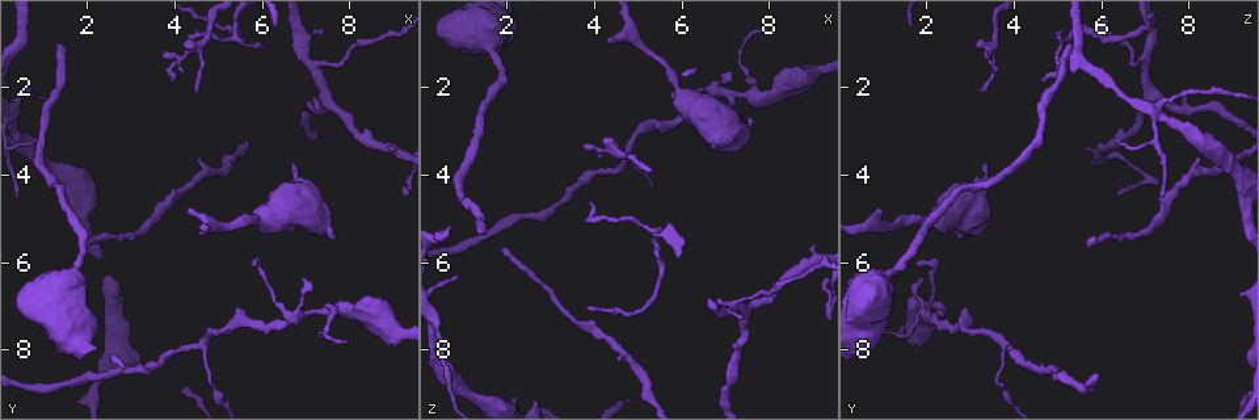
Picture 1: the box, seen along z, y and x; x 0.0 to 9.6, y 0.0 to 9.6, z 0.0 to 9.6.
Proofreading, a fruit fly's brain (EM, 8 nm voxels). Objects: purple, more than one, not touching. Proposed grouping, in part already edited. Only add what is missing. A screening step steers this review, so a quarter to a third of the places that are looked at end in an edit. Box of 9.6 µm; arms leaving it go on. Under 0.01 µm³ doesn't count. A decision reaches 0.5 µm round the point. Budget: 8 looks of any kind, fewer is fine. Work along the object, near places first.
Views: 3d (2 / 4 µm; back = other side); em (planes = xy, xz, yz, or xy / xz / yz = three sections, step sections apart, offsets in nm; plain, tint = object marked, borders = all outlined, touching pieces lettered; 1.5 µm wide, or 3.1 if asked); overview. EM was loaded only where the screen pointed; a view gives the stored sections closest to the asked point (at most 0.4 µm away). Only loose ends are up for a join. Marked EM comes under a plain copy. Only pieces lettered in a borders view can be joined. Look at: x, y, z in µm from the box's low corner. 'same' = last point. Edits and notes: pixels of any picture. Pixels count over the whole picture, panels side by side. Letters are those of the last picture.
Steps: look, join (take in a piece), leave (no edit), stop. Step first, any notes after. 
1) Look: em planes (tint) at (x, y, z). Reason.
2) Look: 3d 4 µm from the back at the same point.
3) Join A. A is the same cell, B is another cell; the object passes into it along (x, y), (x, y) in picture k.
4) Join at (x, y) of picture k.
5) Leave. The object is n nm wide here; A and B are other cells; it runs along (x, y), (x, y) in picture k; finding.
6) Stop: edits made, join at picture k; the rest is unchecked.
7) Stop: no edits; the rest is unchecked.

Look: 3d 4 µm from the back at (6.70, 3.75, 3.40). Branch stops here.

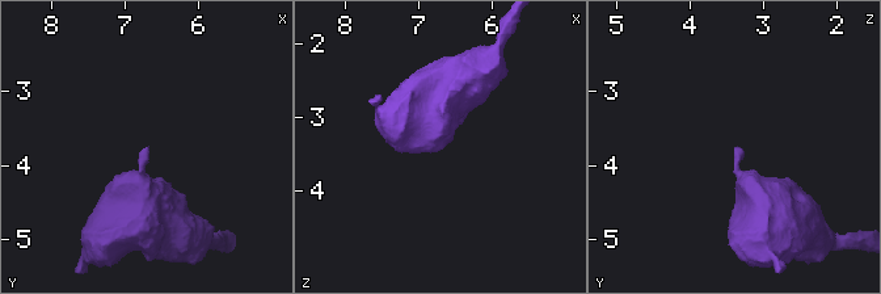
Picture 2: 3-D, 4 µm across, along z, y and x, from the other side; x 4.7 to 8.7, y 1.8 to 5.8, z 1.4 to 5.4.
Look: em xz step 8 (tint) at (6.70, 3.75, 3.40). Need the tissue.

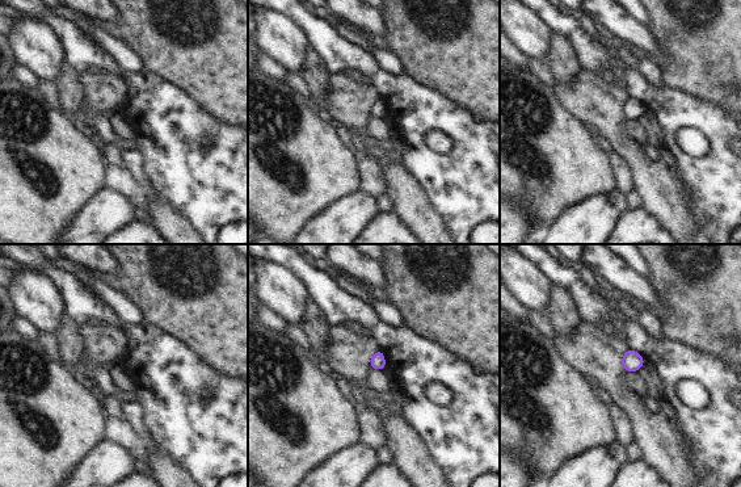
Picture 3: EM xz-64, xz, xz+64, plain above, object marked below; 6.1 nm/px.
Look: em planes (borders) at the same point. Cut it another way.

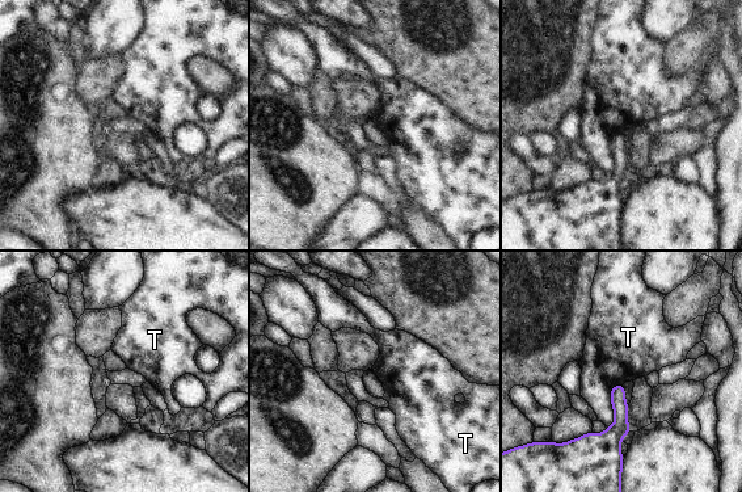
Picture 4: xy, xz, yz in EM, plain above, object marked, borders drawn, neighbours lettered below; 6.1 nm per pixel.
Leave. T is another cell; it runs along (619, 389), (620, 427), (611, 450) in picture 4; no lettered piece goes on from it.

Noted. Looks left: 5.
Look: 3d 2 µm at (5.80, 6.05, 1.75).

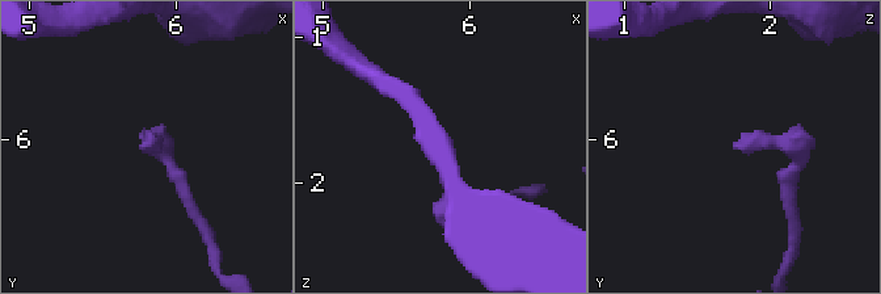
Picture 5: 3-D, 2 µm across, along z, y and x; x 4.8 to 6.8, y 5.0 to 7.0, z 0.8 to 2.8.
Look: em yz step 8 (borders) at (5.78, 6.06, 1.76).

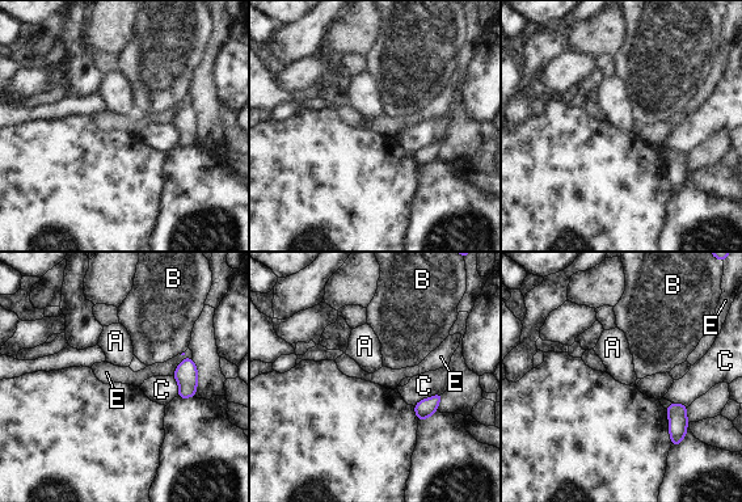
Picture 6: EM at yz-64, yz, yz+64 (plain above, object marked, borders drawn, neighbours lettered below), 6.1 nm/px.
Leave. A, B, C and E are other cells; a border runs along (192, 357), (186, 357), (171, 375) in picture 6; none of them fits.

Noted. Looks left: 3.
Look: 3d 4 µm from the back at (2.15, 7.65, 0.80). Thick end.

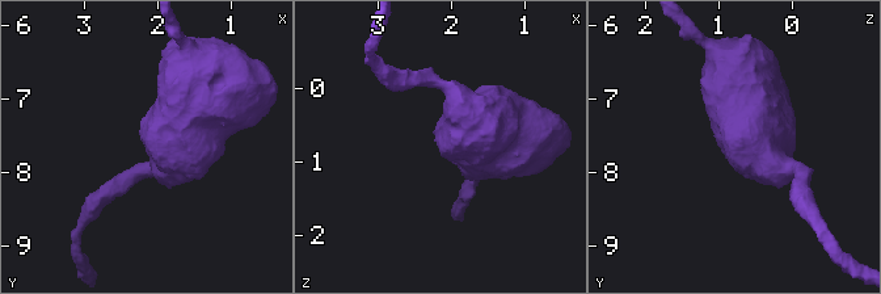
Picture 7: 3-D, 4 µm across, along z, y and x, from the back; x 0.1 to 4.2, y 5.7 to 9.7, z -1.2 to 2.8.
Look: em xz step 8 (tint) at (2.20, 7.60, 0.85). Need the tissue.

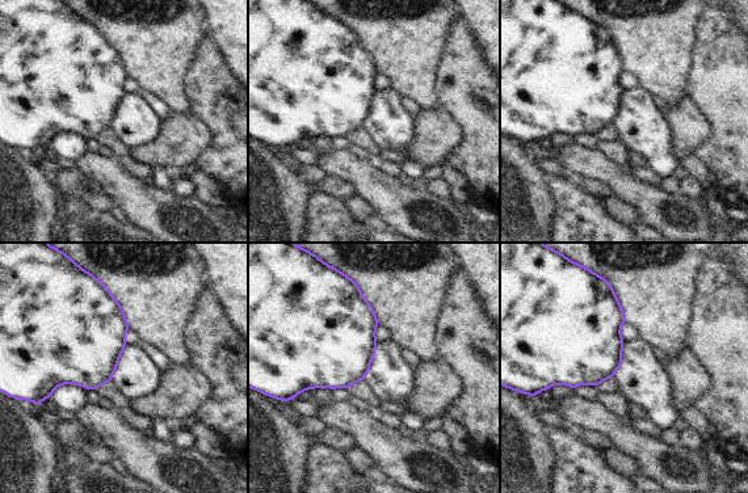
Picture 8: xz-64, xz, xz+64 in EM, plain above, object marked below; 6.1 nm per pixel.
Look: em planes (borders) at the same point. Cut it another way.

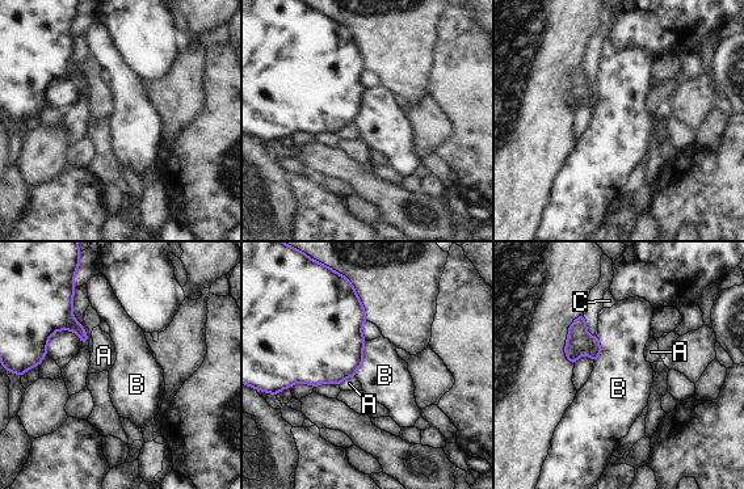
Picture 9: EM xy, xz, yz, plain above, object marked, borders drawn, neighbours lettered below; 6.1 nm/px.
Leave. A, B and C are other cells; a border runs along (366, 341), (362, 365), (354, 375) in picture 9; no lettered piece goes on from it.

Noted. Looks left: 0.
Stop: no edits; the rest is unchecked.

